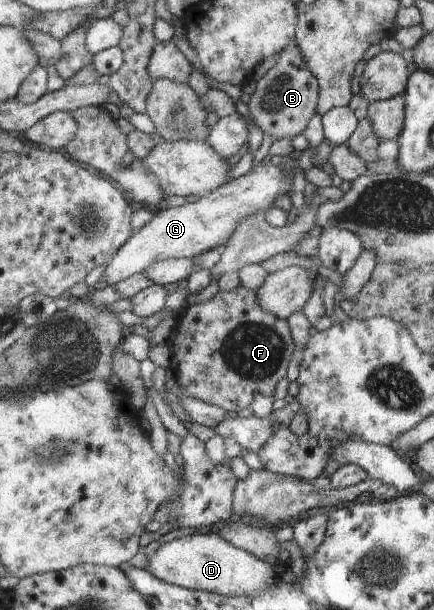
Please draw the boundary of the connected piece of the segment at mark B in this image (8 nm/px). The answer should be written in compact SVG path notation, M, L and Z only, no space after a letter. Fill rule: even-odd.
M293 42L282 48L281 54L275 56L275 65L249 85L249 102L247 110L253 124L265 135L292 139L306 128L309 118L316 113L318 100L318 82L307 66L305 60L299 58L298 46Z

